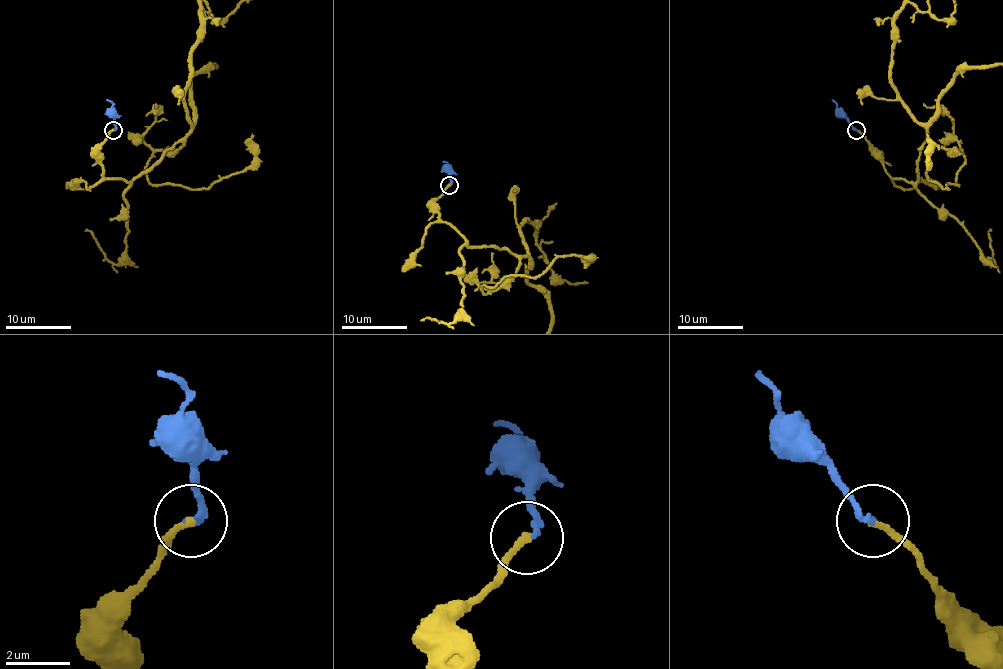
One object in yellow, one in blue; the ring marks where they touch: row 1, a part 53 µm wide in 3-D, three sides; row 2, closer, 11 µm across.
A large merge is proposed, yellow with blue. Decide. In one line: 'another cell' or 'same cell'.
same cell

